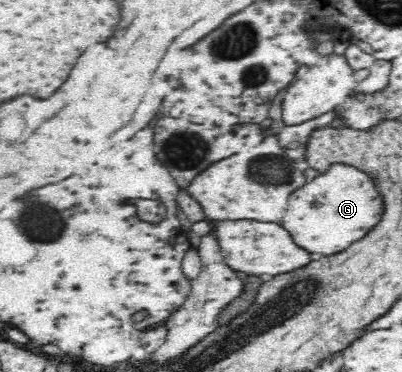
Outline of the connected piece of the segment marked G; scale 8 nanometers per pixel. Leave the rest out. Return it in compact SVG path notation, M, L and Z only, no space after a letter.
M334 162L289 196L283 226L305 250L335 254L361 240L381 222L385 210L383 198L386 196L381 196L377 179L371 173L349 163Z

